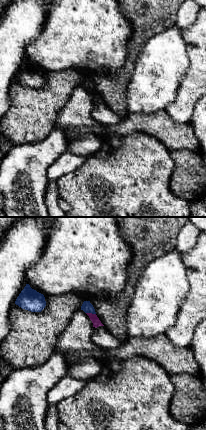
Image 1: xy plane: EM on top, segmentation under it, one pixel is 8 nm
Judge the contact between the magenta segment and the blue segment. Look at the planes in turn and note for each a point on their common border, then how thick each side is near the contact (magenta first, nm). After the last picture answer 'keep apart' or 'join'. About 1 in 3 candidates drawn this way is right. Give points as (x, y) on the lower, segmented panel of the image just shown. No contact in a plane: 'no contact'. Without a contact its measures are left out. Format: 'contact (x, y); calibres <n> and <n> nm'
contact (91, 313); calibres 70 and 90 nm

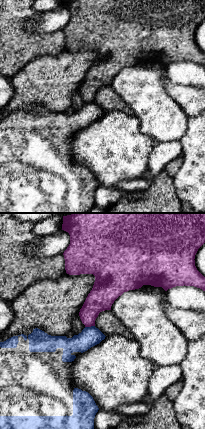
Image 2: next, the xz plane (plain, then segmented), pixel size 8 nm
contact (89, 326); calibres 200 and 160 nm

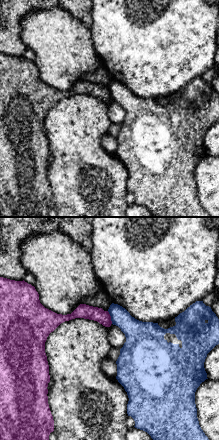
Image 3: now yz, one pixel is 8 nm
contact (110, 317); calibres 110 and 190 nm

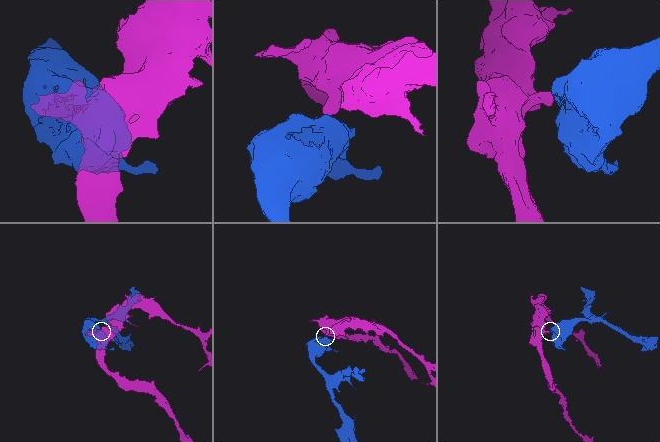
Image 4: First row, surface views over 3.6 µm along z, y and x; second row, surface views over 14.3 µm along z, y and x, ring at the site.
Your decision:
keep apart

